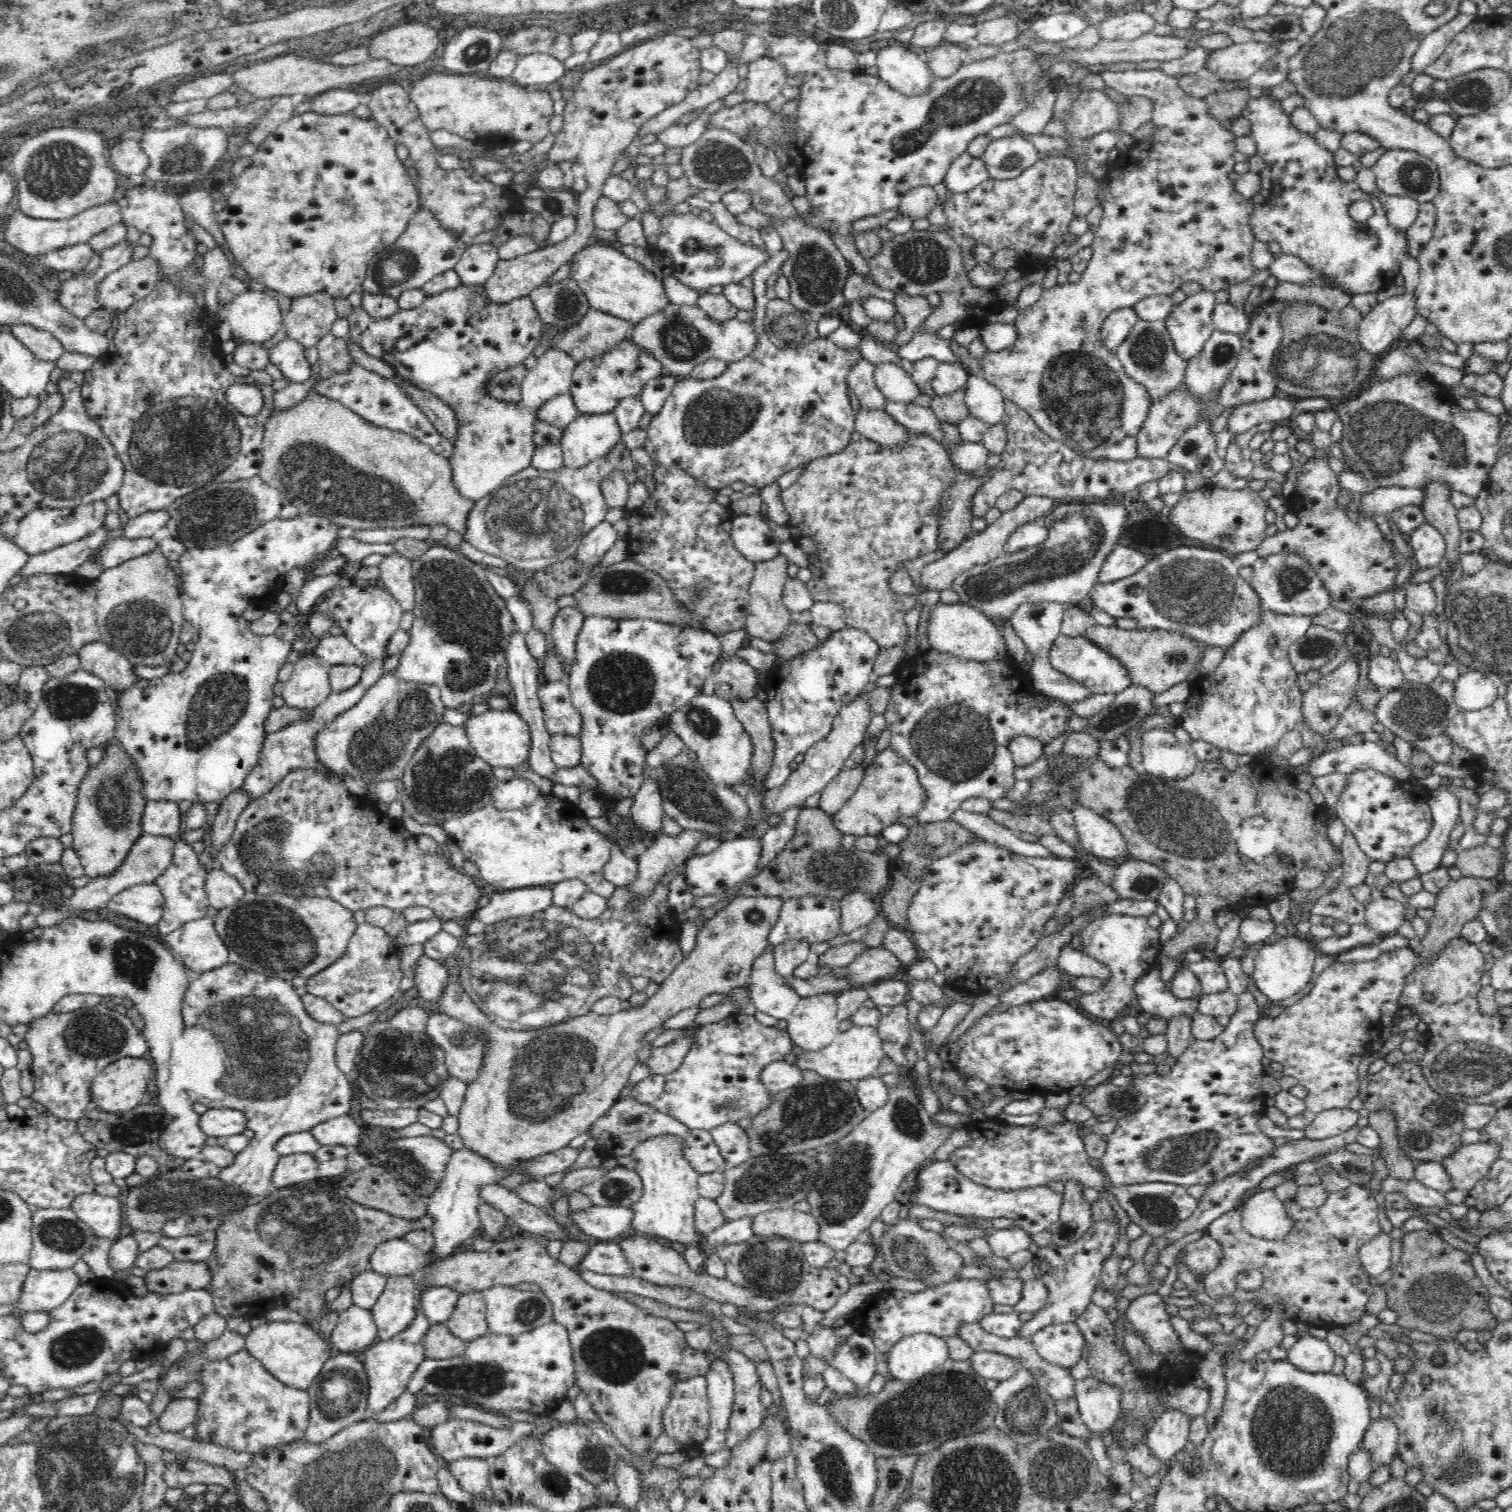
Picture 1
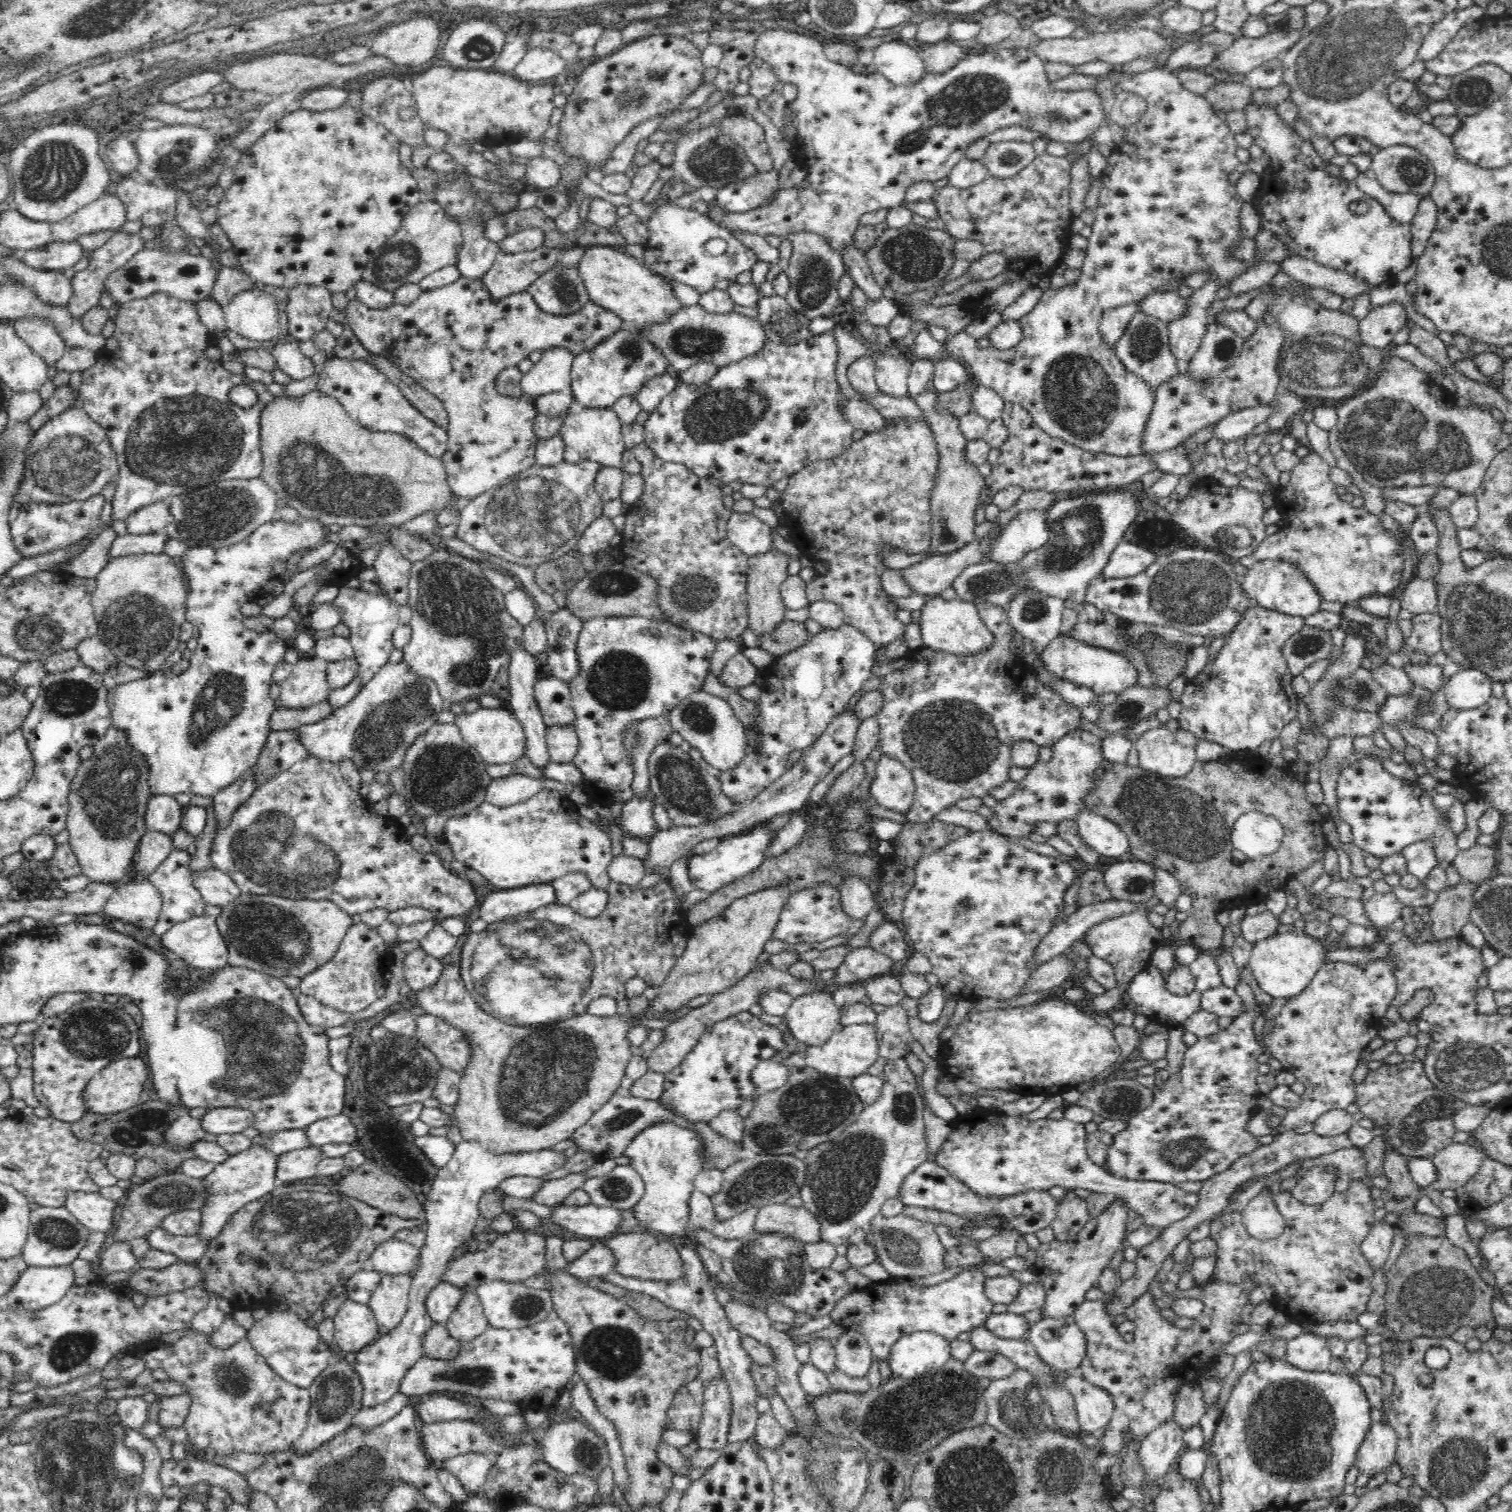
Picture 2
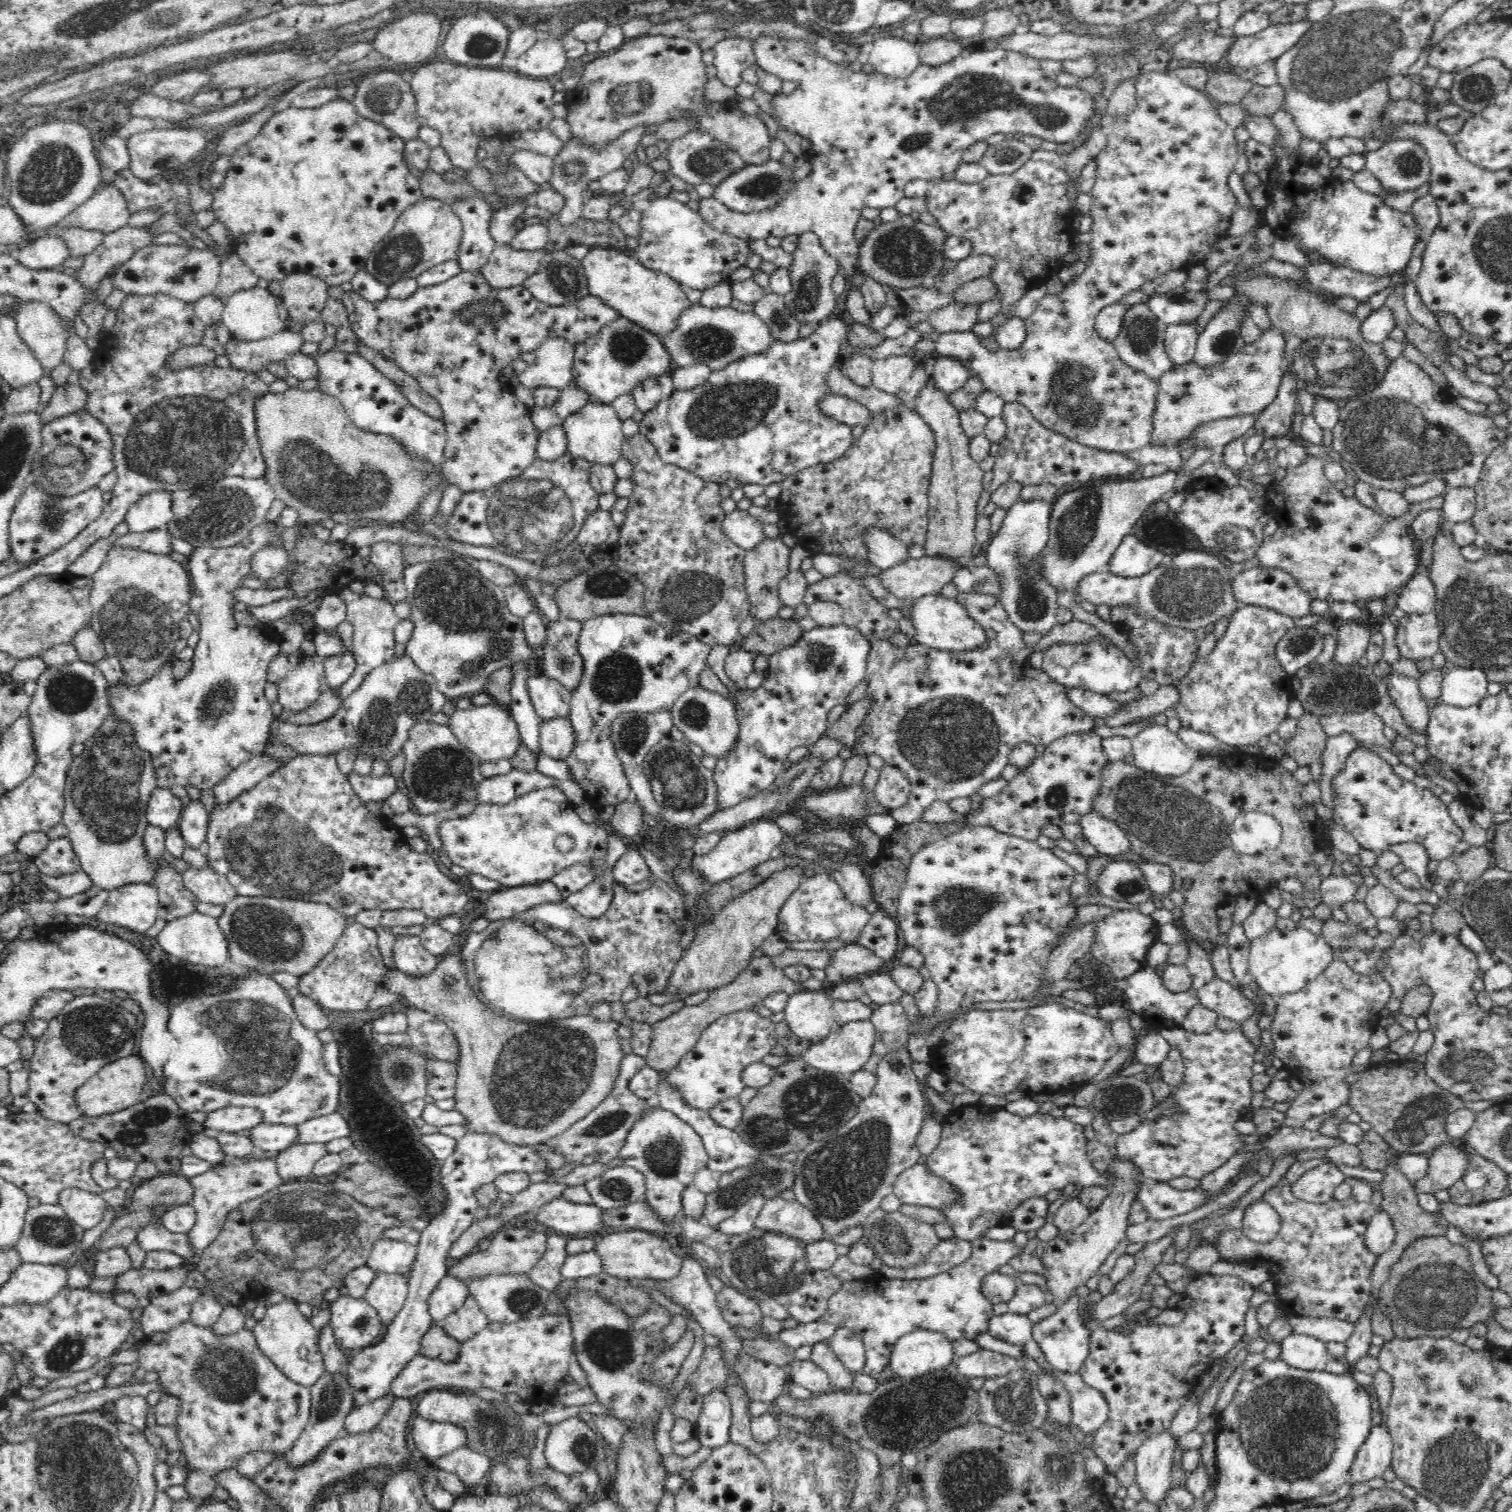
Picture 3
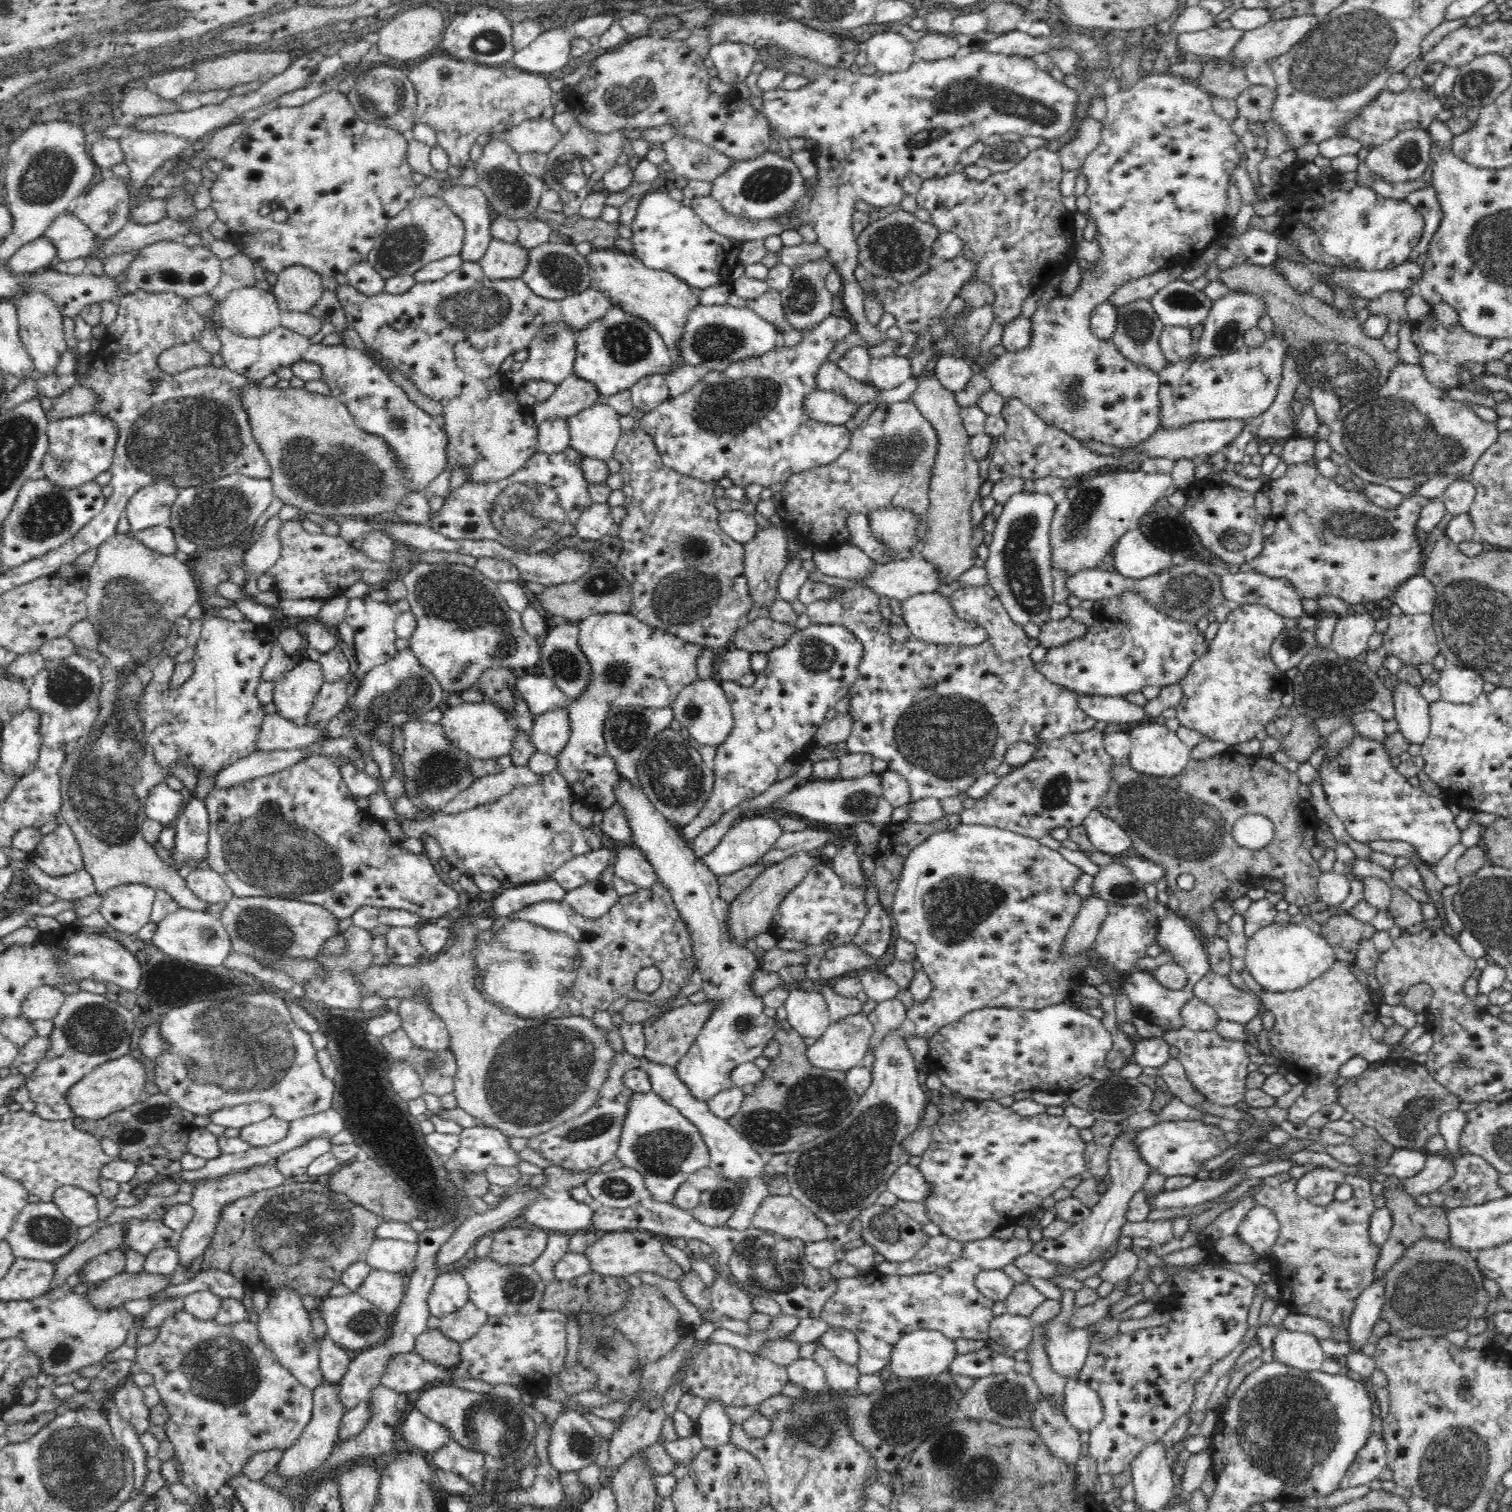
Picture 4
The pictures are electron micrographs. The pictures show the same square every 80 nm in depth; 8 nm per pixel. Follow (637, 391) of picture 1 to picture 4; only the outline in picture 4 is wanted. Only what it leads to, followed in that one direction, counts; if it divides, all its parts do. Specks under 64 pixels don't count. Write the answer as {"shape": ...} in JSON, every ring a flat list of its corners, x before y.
{"shape":[[612,304,604,318,590,322,580,332,576,352,573,374,580,380,591,382,602,397,612,397,622,390,629,390,640,378,652,374,666,375,676,365,660,333,617,304]]}

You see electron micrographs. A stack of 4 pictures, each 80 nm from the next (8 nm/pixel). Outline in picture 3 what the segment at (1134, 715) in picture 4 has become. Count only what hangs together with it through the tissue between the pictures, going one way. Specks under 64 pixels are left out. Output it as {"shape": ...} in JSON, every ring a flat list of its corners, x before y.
{"shape":[[1067,688,1068,698,1078,708,1084,710,1091,717,1103,718,1112,716,1120,707,1117,700,1110,700,1107,695,1101,695,1086,689]]}

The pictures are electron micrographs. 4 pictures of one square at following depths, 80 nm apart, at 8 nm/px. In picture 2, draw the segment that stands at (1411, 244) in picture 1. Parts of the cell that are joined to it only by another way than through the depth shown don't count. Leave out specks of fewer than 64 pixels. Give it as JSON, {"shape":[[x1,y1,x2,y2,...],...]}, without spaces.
{"shape":[[1430,196,1422,198,1411,222,1412,257,1414,260,1417,260,1426,249,1429,238,1434,232,1437,218,1438,209,1432,198]]}

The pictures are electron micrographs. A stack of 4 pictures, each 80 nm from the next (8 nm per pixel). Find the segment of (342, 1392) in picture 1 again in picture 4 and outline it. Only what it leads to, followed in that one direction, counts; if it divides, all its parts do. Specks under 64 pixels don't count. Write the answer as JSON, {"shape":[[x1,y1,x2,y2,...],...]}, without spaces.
{"shape":[[326,1379,313,1390,311,1421,307,1424,304,1432,296,1439,296,1442,284,1451,283,1457,276,1466,280,1475,284,1475,288,1479,302,1477,305,1474,312,1473,330,1456,338,1438,340,1420,346,1412,338,1394,340,1394,340,1384,332,1383]]}

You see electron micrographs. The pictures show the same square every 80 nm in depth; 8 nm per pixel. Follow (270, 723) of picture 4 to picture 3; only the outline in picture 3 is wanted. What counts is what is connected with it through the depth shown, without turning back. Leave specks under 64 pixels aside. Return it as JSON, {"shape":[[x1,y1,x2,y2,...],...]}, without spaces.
{"shape":[[404,654,388,663,382,664,379,668,372,670,362,684,342,701,340,708,334,716,322,722,309,725,290,724,289,722,278,722,276,717,271,722,270,737,267,746,270,744,284,744,289,748,298,751,298,754,324,754,336,756,340,750,356,748,358,756,371,756,375,760,390,762,404,744,408,741,410,730,415,724,430,722,430,718,438,712,442,712,447,698,438,690,434,676,424,674,420,671,414,661]]}

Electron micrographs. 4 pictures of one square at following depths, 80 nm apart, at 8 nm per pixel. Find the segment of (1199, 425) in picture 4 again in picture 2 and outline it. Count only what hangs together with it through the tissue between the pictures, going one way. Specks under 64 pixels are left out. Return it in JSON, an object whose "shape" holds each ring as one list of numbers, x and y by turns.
{"shape":[[1266,404,1266,406,1248,407,1233,412,1216,422,1213,437,1222,439,1226,443,1245,437,1256,426,1266,422,1274,414,1274,410,1276,410,1276,406]]}

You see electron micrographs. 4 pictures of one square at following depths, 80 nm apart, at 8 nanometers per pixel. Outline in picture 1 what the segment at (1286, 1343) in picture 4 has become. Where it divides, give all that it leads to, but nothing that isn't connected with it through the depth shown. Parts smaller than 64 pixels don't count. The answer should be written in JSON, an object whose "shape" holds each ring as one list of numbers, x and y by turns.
{"shape":[[1308,1334,1297,1338,1287,1357,1289,1362,1300,1370,1324,1374,1332,1372,1336,1358,1326,1339,1318,1339]]}

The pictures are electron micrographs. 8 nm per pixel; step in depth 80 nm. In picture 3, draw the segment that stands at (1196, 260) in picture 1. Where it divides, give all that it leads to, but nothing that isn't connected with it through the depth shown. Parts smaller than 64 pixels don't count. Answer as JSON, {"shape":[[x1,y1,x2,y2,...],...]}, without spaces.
{"shape":[[1152,71,1137,76,1134,84,1135,98,1134,110,1126,117,1117,118,1114,125,1110,125,1109,144,1105,152,1098,154,1097,160,1097,178,1093,190,1090,192,1092,202,1089,214,1093,219,1091,226,1092,240,1090,244,1090,260,1086,262,1086,270,1074,278,1072,282,1066,284,1058,294,1046,295,1039,301,1039,305,1030,316,1024,319,1026,325,1026,340,1021,342,1018,348,1012,350,998,349,993,354,990,353,981,343,980,337,970,331,941,333,935,342,934,353,942,357,954,357,960,359,970,372,970,376,978,377,986,391,1000,396,1005,402,1020,402,1026,407,1042,426,1056,431,1058,434,1067,436,1074,442,1079,442,1090,448,1097,448,1106,452,1134,452,1140,450,1149,443,1153,429,1153,414,1156,407,1158,395,1158,381,1146,376,1143,372,1134,370,1128,366,1117,353,1113,343,1105,341,1096,327,1094,327,1098,312,1105,306,1114,303,1120,303,1122,298,1128,296,1134,290,1140,290,1146,282,1172,273,1176,270,1188,270,1194,265,1204,265,1208,260,1208,254,1214,250,1218,242,1222,242,1226,236,1229,236,1230,221,1232,213,1237,209,1238,202,1236,196,1230,191,1228,177,1235,170,1236,163,1240,155,1238,142,1235,138,1235,131,1217,114,1214,102,1203,91,1196,90,1185,83,1172,72]]}

